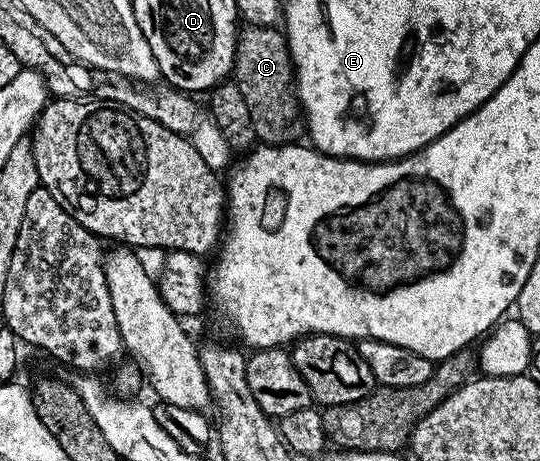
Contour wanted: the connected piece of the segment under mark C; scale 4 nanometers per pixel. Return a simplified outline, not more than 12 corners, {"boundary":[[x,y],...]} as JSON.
{"boundary":[[249,25],[233,80],[260,143],[304,137],[282,29]]}

